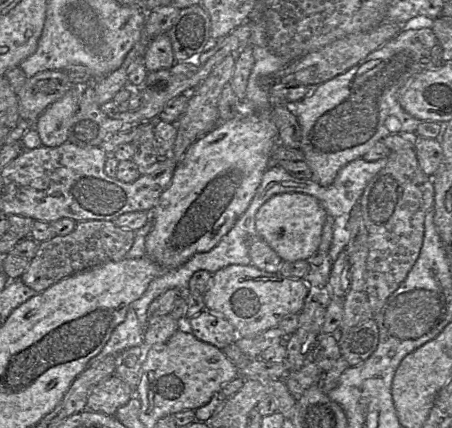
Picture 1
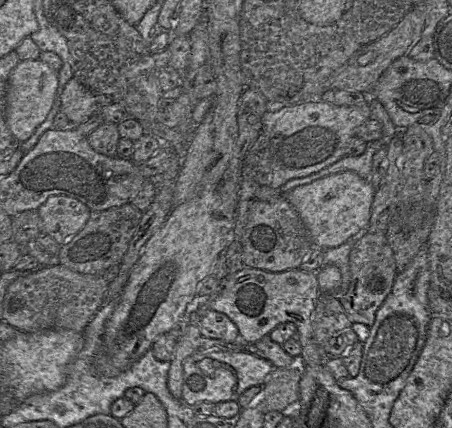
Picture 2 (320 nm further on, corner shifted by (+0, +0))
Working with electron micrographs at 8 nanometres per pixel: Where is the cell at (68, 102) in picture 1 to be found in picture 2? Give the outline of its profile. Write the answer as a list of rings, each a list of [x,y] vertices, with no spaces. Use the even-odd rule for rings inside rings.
[[[74,77],[65,85],[60,99],[60,112],[76,125],[83,124],[99,110],[95,94]]]

